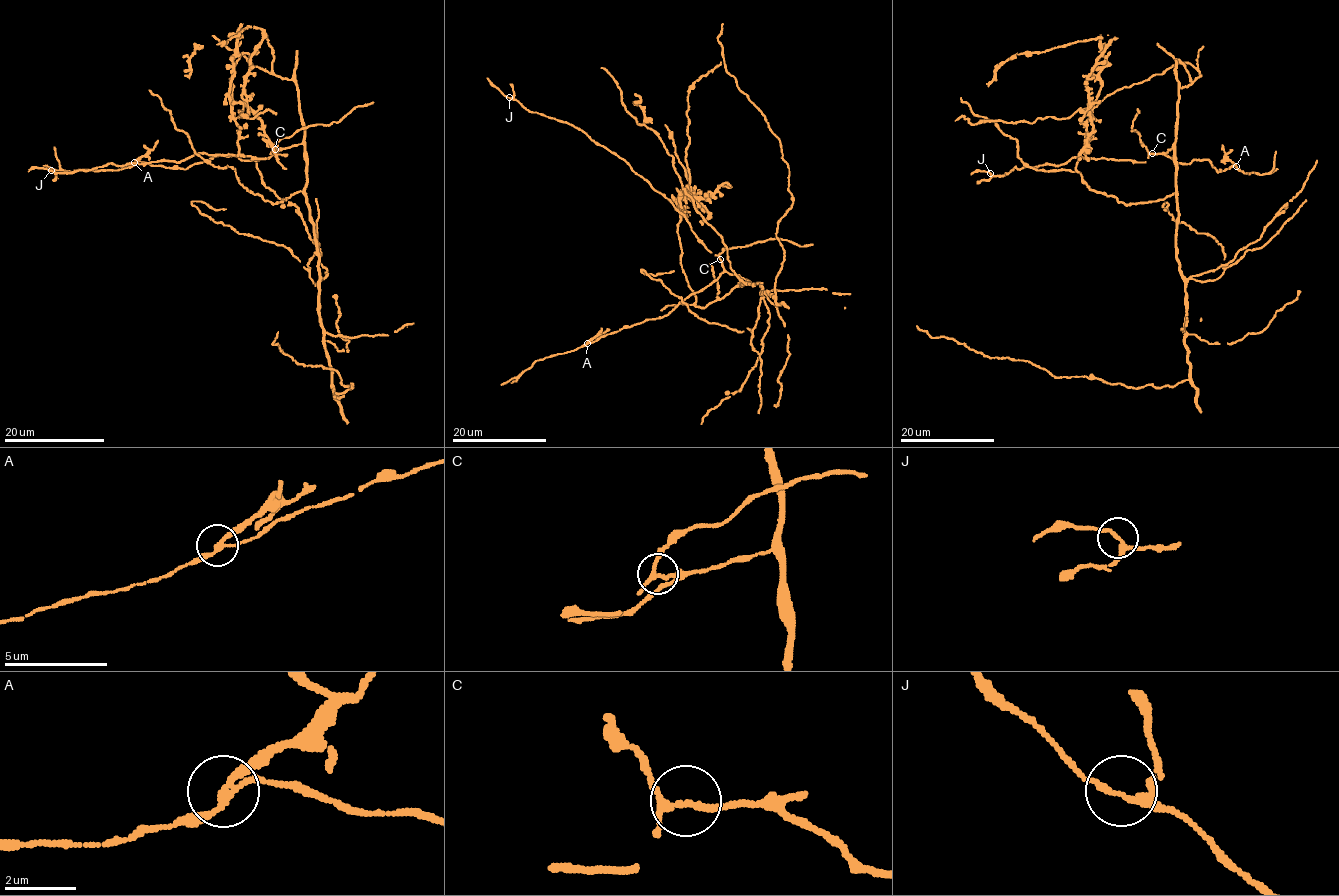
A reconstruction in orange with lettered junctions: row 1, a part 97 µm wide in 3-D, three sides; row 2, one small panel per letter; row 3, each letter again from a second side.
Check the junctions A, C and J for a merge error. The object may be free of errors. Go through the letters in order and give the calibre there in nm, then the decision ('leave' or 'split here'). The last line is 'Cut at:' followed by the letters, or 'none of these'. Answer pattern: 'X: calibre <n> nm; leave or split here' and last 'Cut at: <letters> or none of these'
A: calibre 150 nm; split here
C: calibre 160 nm; leave
J: calibre 140 nm; leave
Cut at: A

